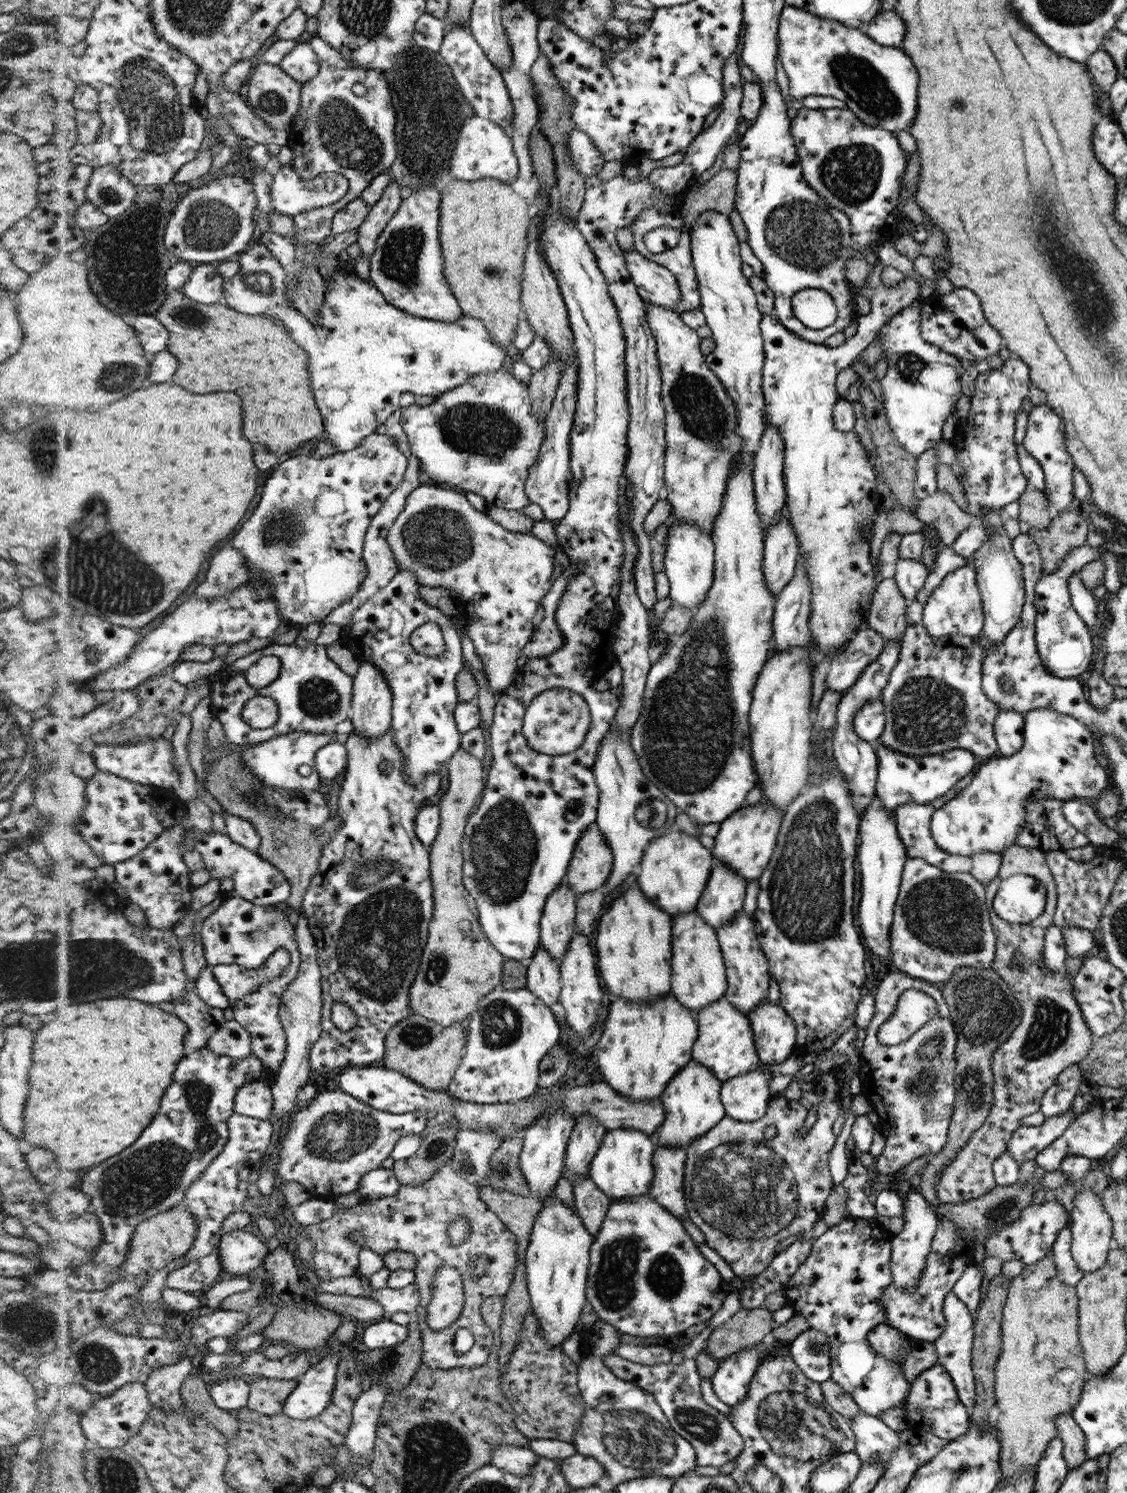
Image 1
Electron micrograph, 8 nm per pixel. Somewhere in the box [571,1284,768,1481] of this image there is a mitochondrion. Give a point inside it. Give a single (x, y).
(636, 1440)

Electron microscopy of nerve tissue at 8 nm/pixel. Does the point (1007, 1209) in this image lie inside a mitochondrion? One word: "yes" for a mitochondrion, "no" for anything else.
yes

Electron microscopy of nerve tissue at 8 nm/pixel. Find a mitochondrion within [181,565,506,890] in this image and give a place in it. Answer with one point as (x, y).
(319, 699)

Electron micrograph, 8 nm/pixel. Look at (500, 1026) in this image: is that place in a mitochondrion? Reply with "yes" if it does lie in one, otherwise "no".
yes

